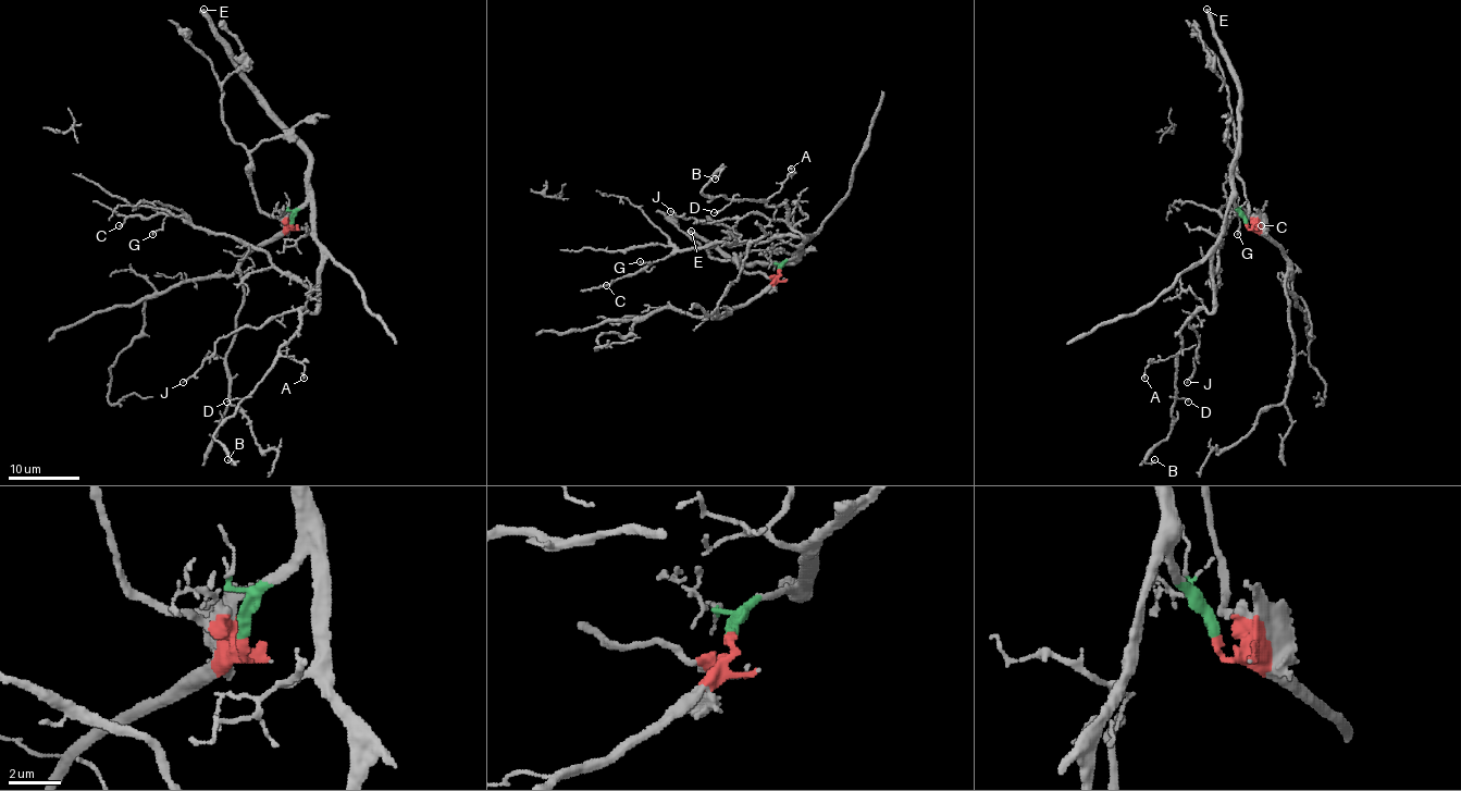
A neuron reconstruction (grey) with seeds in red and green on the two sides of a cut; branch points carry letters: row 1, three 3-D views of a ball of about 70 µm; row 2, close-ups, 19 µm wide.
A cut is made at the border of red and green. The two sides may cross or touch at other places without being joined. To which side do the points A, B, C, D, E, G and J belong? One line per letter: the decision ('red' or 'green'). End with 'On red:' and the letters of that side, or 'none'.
A: green
B: green
C: green
D: green
E: green
G: green
J: green
On red: none

